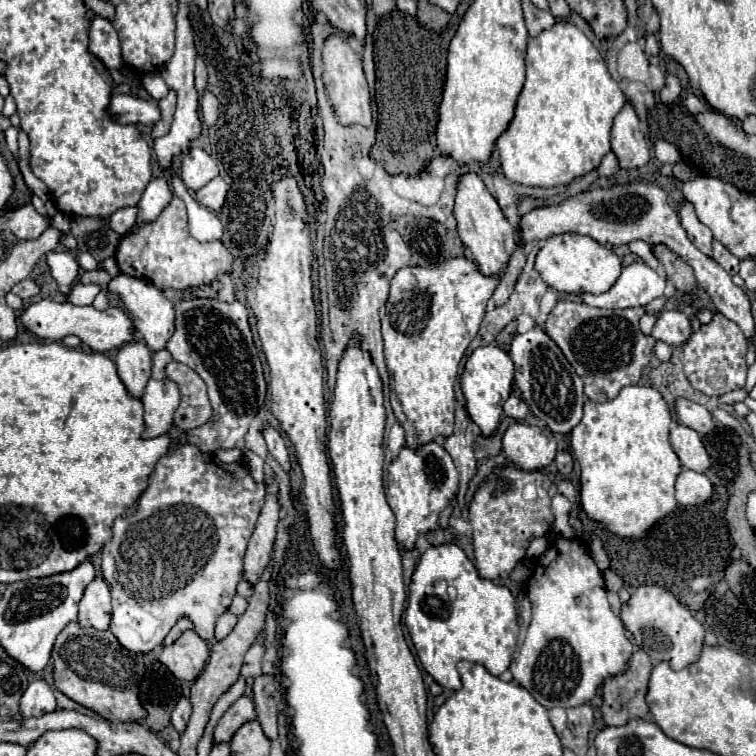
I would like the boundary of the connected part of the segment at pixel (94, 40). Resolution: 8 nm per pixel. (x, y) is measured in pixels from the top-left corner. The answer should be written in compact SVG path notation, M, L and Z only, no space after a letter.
M94 16L90 24L90 52L100 56L106 68L122 68L124 58L120 50L120 38L110 20Z

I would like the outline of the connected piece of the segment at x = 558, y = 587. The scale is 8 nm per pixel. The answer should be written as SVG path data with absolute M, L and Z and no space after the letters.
M556 540L534 564L534 574L528 582L528 598L532 602L532 622L516 658L510 664L514 680L548 710L554 706L574 708L586 702L598 706L598 686L626 668L628 656L632 654L632 642L626 638L620 618L608 606L604 578L596 562L590 558L586 544L578 540Z

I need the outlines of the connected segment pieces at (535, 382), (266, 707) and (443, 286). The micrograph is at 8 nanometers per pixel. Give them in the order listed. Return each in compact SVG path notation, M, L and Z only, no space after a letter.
M534 326L524 334L516 334L510 344L510 358L516 366L516 386L520 388L530 412L540 418L552 432L570 434L572 428L582 420L584 384L556 342L550 340L542 328Z
M258 676L254 682L254 704L256 704L256 712L258 712L258 722L262 724L262 730L266 734L268 740L276 740L278 738L278 730L276 730L276 716L278 716L278 708L276 702L282 700L282 694L268 694L266 686L274 684L278 686L274 676Z
M452 258L448 264L402 268L390 286L386 314L382 318L382 338L386 368L390 370L390 404L396 422L404 428L406 446L416 450L436 438L448 438L454 432L454 382L457 381L458 364L466 348L478 334L486 304L498 284L496 276L482 276L470 258Z

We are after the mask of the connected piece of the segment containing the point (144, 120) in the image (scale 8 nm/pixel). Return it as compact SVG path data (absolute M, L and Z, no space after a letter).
M114 94L110 112L120 124L130 122L130 124L154 126L162 116L156 102L142 100L142 98L136 98L136 96L128 96L128 94Z

